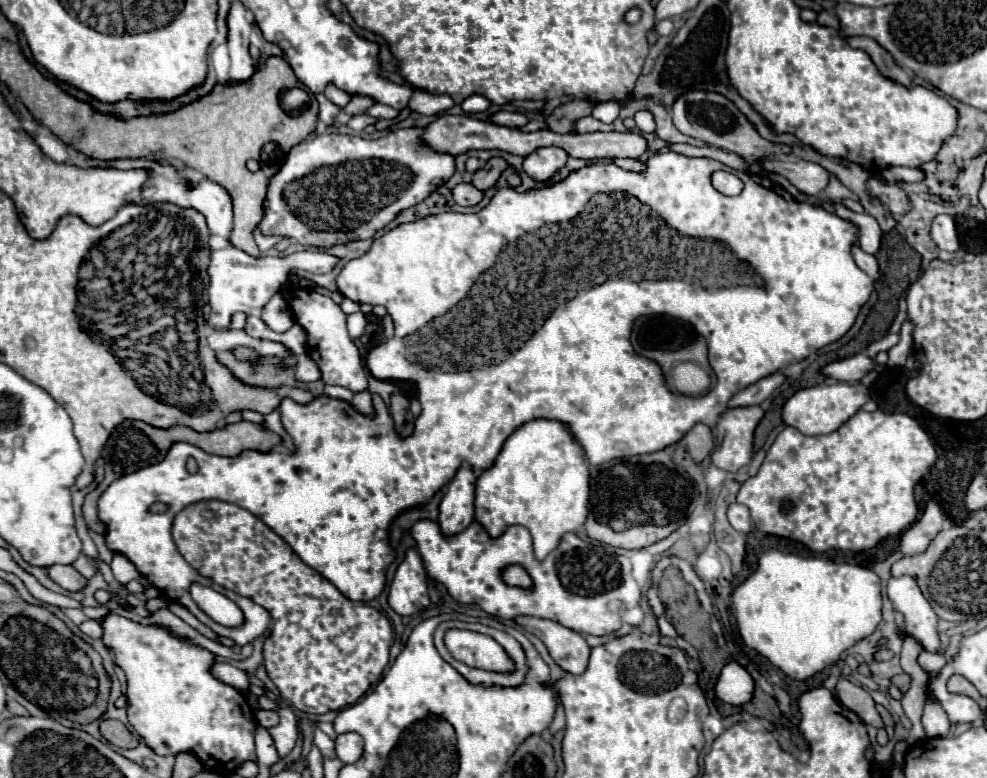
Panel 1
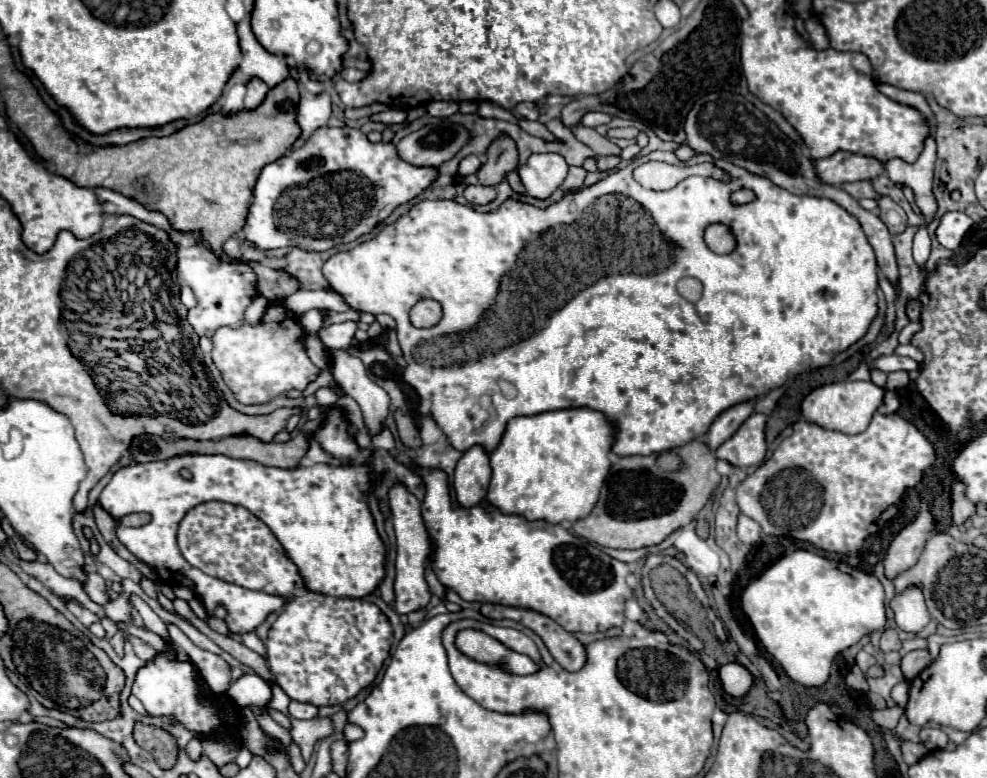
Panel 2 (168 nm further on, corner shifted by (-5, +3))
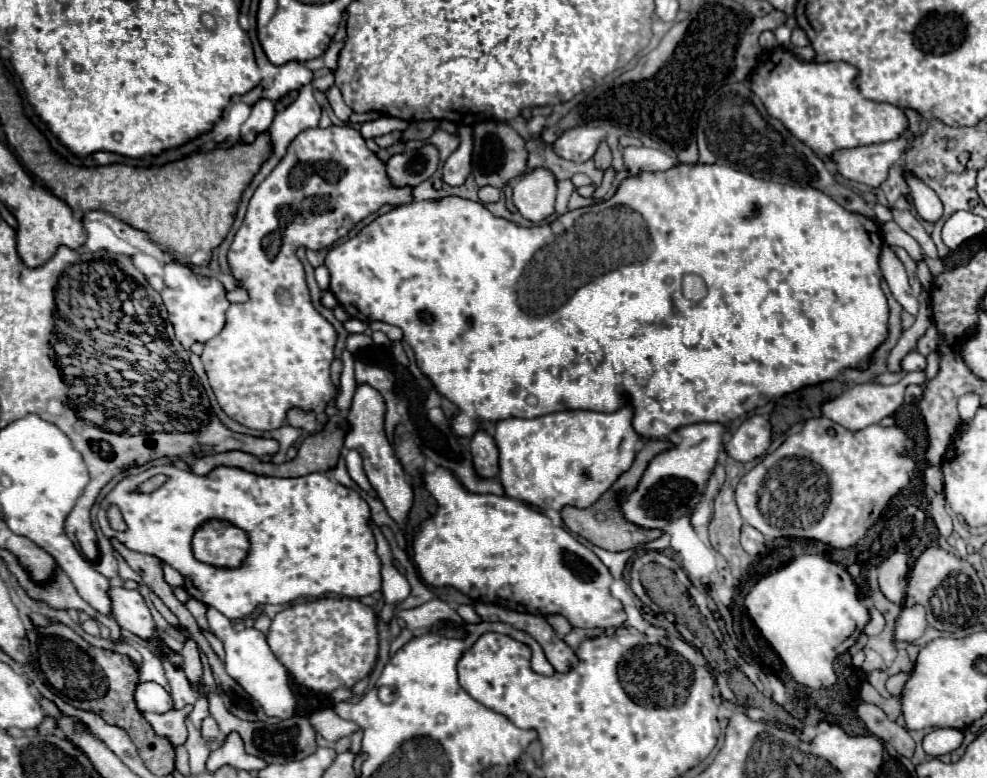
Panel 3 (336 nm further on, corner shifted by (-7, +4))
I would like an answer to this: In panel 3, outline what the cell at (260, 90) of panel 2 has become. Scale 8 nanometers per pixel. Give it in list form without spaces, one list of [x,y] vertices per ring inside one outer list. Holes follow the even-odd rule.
[[[268,98],[258,100],[252,108],[250,108],[250,116],[248,120],[242,124],[242,138],[240,140],[254,140],[254,136],[258,132],[264,132],[270,128],[274,118],[274,104]]]

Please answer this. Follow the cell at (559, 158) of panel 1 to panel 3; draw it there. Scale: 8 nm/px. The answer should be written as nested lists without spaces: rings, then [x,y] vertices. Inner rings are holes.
[[[544,166],[532,168],[524,172],[524,176],[514,180],[512,186],[514,186],[514,204],[524,218],[540,222],[554,212],[558,180],[552,170]]]

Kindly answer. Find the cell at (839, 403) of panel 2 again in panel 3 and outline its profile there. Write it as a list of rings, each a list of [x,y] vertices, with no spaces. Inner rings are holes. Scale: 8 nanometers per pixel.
[[[917,371],[907,372],[898,384],[892,384],[892,386],[884,386],[884,384],[876,384],[876,382],[858,384],[858,386],[852,386],[850,390],[842,392],[842,396],[824,402],[822,414],[848,430],[862,430],[862,428],[876,424],[882,418],[894,414],[896,408],[900,408],[904,403],[904,388],[910,384],[922,384],[924,381],[925,371]]]

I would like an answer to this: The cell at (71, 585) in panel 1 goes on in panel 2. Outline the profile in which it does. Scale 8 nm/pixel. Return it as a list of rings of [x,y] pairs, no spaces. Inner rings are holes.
[[[88,573],[88,581],[84,583],[84,589],[90,595],[90,599],[94,603],[98,603],[98,605],[106,605],[110,601],[108,599],[108,589],[104,585],[104,579],[98,573]]]

